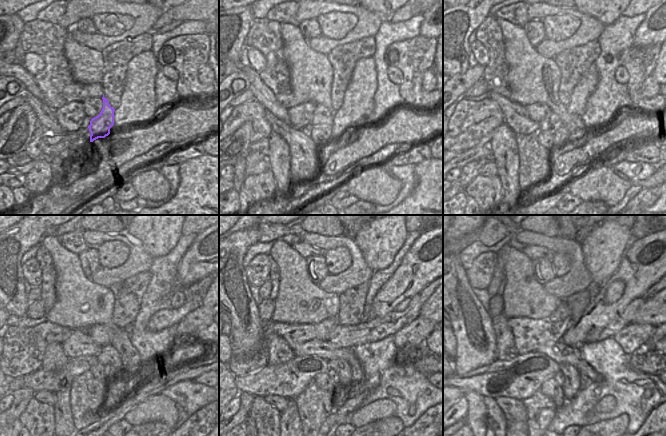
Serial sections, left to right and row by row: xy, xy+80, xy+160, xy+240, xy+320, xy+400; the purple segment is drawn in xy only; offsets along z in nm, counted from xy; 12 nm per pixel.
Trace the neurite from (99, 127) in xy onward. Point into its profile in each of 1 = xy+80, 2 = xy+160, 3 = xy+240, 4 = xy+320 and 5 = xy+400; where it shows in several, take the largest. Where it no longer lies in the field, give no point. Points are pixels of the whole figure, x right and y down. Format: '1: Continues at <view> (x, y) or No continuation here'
1: Continues at xy+80 (321, 134)
2: Continues at xy+160 (546, 139)
3: Continues at xy+240 (98, 370)
4: Continues at xy+320 (323, 381)
5: Continues at xy+400 (550, 388).

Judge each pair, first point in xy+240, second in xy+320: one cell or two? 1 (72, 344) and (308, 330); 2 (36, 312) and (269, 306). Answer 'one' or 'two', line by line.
1: two
2: one

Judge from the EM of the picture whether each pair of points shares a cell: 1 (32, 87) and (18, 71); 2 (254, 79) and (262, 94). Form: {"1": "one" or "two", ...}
{"1": "one", "2": "one"}

